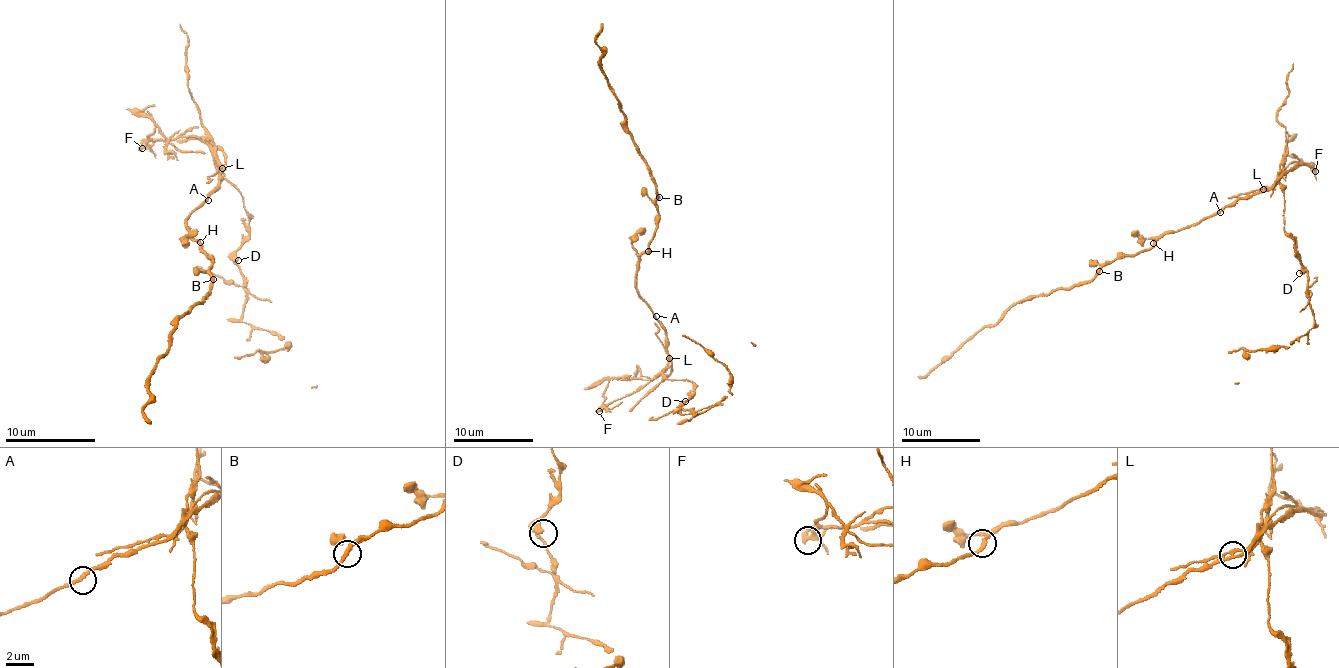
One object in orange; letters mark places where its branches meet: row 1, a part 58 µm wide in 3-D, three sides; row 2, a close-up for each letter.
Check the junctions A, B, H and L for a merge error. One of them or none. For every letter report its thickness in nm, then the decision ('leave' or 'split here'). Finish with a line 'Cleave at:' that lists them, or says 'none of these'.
A: calibre 200 nm; leave
B: calibre 240 nm; leave
H: calibre 260 nm; leave
L: calibre 220 nm; split here
Cleave at: L

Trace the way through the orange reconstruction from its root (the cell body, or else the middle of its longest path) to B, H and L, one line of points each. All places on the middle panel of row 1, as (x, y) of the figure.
B: (654, 314), (636, 288), (636, 262), (648, 249), (648, 242), (652, 238), (659, 197)
H: (654, 314), (636, 288), (636, 262), (648, 251)
L: (654, 314), (665, 331), (669, 358)

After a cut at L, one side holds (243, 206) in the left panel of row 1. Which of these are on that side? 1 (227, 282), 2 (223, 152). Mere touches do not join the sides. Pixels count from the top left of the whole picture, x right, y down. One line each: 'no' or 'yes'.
1: yes
2: no

